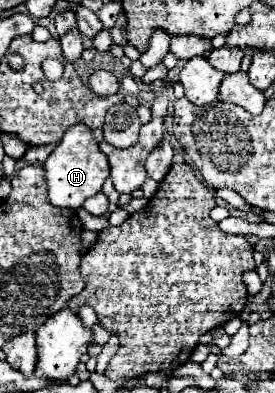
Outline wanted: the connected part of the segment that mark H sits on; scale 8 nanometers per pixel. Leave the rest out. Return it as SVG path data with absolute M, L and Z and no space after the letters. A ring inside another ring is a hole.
M75 123L65 131L61 143L47 157L43 167L47 171L49 201L57 207L69 207L69 209L79 209L85 199L101 191L103 181L109 177L109 161L105 153L101 153L99 143L95 141L91 129L85 123Z

